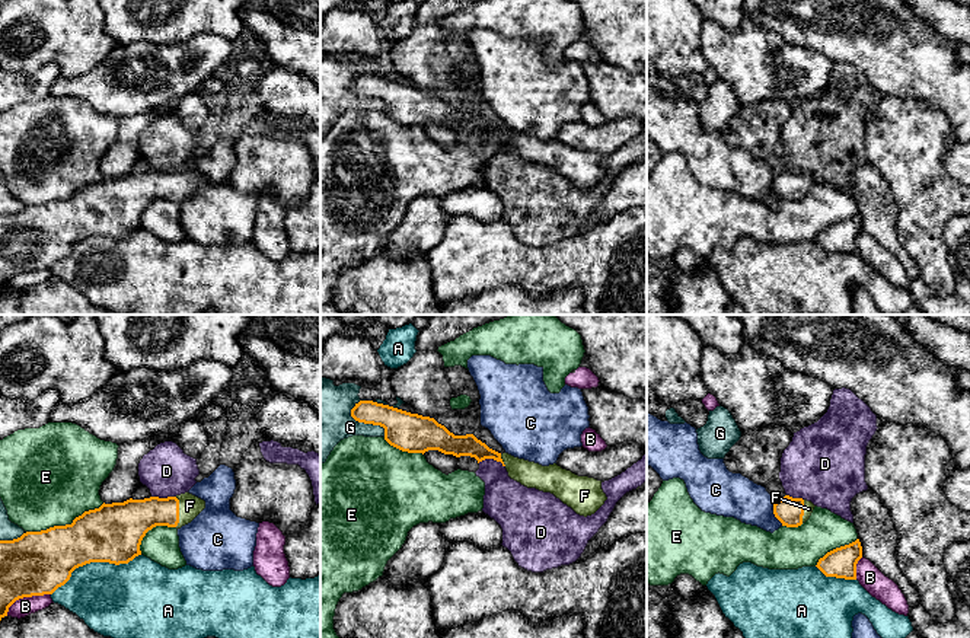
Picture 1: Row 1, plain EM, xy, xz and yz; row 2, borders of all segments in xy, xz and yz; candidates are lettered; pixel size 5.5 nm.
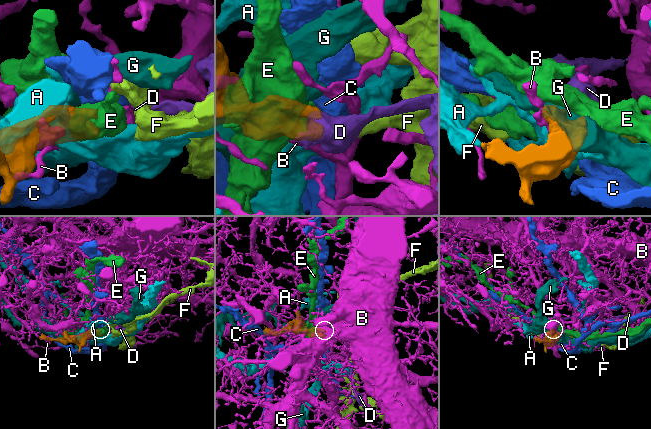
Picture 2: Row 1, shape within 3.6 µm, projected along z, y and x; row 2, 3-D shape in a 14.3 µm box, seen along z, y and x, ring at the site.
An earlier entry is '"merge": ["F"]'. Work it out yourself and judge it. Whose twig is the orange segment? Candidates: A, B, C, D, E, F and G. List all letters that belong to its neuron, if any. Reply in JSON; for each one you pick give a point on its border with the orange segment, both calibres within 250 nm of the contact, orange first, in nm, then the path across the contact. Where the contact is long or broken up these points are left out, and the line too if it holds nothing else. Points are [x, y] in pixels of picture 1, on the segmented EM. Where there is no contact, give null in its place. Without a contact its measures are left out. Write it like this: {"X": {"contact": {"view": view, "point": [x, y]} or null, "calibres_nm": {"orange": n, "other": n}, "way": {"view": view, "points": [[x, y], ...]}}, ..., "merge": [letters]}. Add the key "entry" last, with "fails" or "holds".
{"F": {"contact": {"view": "xy", "point": [178, 512]}, "calibres_nm": {"orange": 200, "other": 130}, "way": {"view": "xy", "points": [[134, 517], [150, 512], [178, 512], [190, 506]]}}, "merge": ["F"], "entry": "holds"}

